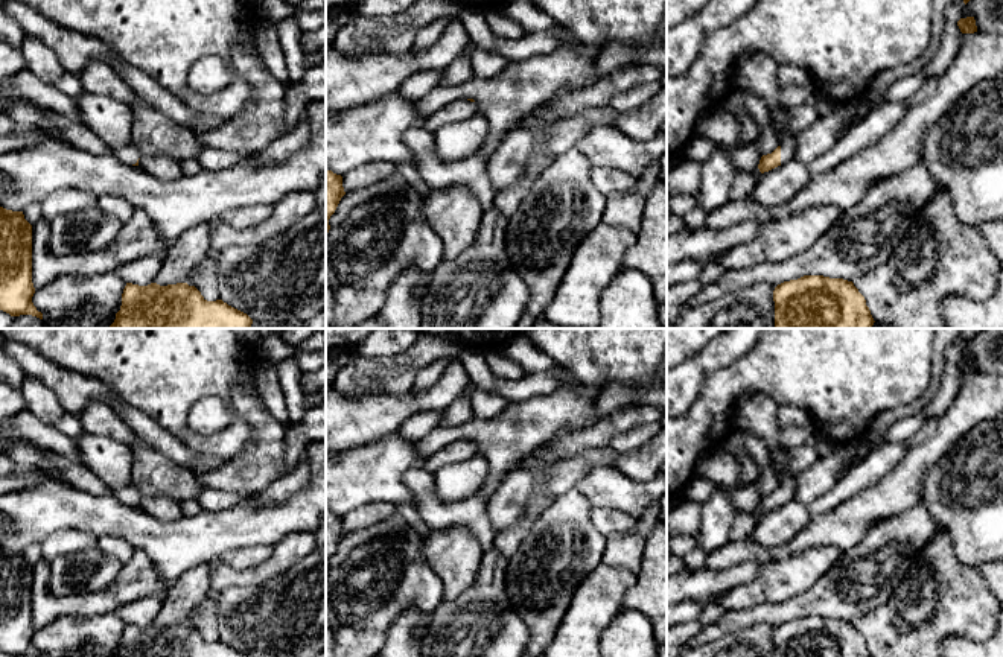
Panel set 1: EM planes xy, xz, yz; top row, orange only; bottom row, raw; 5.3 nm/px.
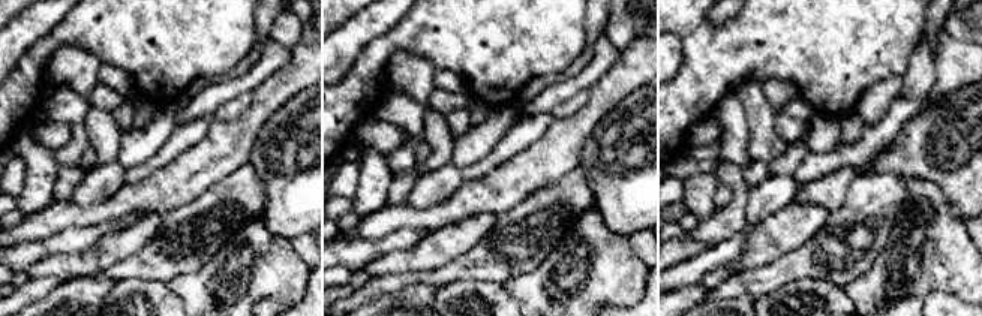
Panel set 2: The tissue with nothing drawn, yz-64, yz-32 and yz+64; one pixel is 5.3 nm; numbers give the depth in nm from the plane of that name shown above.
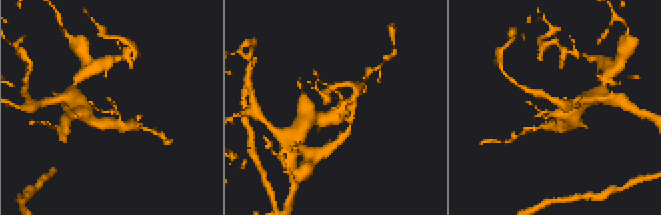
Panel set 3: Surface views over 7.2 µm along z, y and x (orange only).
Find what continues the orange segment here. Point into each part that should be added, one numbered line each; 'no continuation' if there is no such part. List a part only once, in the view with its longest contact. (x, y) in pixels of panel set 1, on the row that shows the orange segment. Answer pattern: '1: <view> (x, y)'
1: yz (789, 140)

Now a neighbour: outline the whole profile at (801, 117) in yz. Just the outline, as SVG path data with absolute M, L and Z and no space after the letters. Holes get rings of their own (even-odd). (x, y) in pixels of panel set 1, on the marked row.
M798 105L788 108L788 129L799 135L808 129L819 117L817 108L814 105Z

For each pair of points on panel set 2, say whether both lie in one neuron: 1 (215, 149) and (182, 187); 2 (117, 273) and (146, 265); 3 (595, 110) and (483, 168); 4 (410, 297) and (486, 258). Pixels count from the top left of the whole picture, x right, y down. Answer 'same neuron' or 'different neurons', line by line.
1: same neuron
2: same neuron
3: different neurons
4: different neurons

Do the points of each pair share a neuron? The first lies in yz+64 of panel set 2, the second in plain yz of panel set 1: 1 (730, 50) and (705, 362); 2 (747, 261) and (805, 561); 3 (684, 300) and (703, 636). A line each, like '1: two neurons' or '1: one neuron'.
1: two neurons
2: one neuron
3: two neurons

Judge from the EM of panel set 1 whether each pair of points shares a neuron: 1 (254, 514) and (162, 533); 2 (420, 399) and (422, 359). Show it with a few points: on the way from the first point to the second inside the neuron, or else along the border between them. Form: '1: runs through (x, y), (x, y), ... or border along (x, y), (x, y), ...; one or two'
1: runs through (232, 528), (216, 533), (184, 533); one
2: border along (410, 390), (402, 394), (375, 394); two

